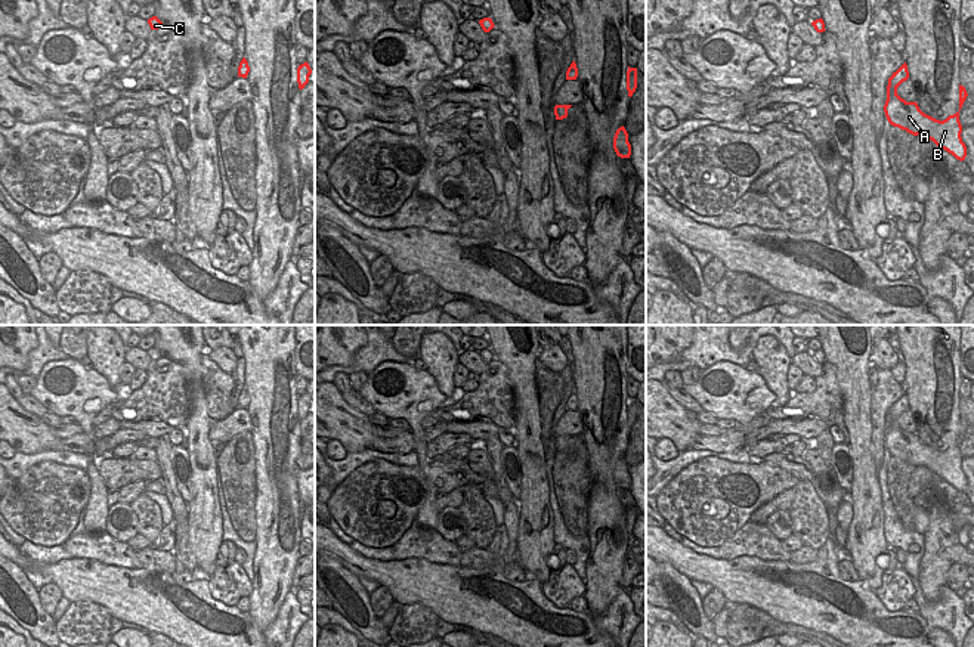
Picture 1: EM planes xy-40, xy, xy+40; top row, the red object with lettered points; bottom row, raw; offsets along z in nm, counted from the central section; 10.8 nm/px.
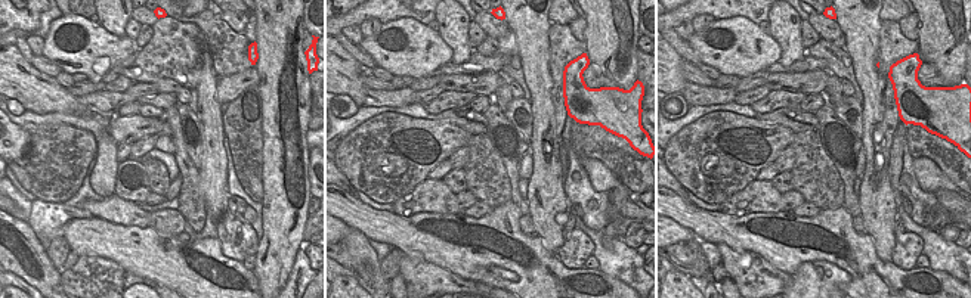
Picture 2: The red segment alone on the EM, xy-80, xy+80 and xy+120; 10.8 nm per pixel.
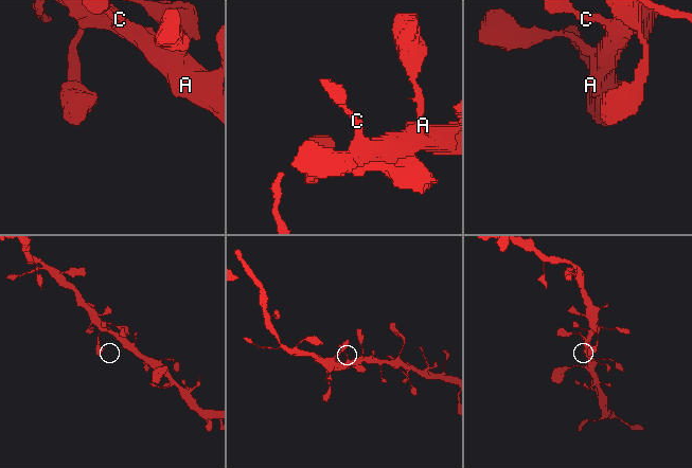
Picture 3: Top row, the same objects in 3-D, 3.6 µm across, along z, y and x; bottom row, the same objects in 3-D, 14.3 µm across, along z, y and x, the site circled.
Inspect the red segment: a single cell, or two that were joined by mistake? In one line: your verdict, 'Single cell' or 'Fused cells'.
Single cell.

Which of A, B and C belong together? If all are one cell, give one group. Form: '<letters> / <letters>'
A B C

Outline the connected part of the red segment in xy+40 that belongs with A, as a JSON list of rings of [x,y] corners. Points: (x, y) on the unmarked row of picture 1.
[[[906,393],[888,409],[887,431],[884,443],[888,453],[918,467],[927,467],[937,477],[952,485],[956,490],[964,492],[967,477],[962,473],[962,456],[959,442],[940,452],[924,445],[916,433],[906,433],[897,425],[897,418],[909,409]]]

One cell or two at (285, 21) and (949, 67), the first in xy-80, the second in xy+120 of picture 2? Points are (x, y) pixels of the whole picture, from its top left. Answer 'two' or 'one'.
one

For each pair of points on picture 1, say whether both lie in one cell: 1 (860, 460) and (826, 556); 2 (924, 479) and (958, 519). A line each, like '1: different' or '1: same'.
1: different
2: same

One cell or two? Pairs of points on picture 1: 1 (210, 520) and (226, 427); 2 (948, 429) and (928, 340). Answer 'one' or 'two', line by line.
1: two
2: one

